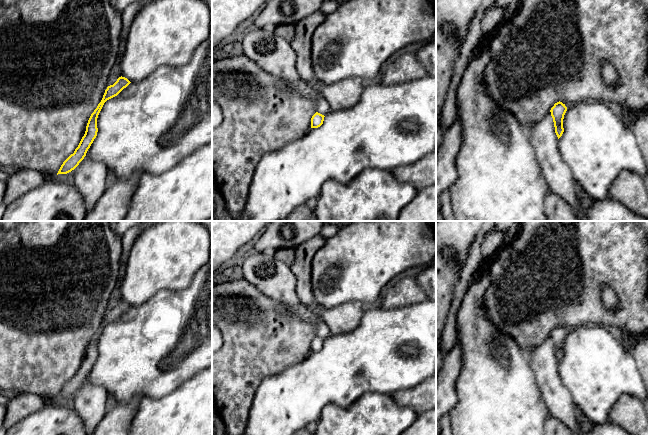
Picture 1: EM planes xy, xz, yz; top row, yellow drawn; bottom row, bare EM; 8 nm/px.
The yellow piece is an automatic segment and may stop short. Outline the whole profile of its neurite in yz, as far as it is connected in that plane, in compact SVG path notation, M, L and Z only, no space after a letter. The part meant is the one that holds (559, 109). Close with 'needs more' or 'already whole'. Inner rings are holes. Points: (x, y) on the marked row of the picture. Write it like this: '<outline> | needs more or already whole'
M557 102L554 104L554 106L551 108L551 116L553 118L554 127L555 127L555 133L558 137L558 139L562 136L564 132L563 128L563 119L564 115L567 111L567 107L562 102Z | already whole

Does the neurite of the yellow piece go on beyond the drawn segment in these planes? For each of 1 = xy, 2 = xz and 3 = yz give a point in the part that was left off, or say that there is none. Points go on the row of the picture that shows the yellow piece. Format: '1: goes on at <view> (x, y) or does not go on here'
1: does not go on here
2: does not go on here
3: does not go on here

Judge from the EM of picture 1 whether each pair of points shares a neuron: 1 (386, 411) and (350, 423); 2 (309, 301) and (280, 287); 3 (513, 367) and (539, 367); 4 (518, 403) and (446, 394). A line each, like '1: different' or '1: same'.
1: same
2: different
3: different
4: different

